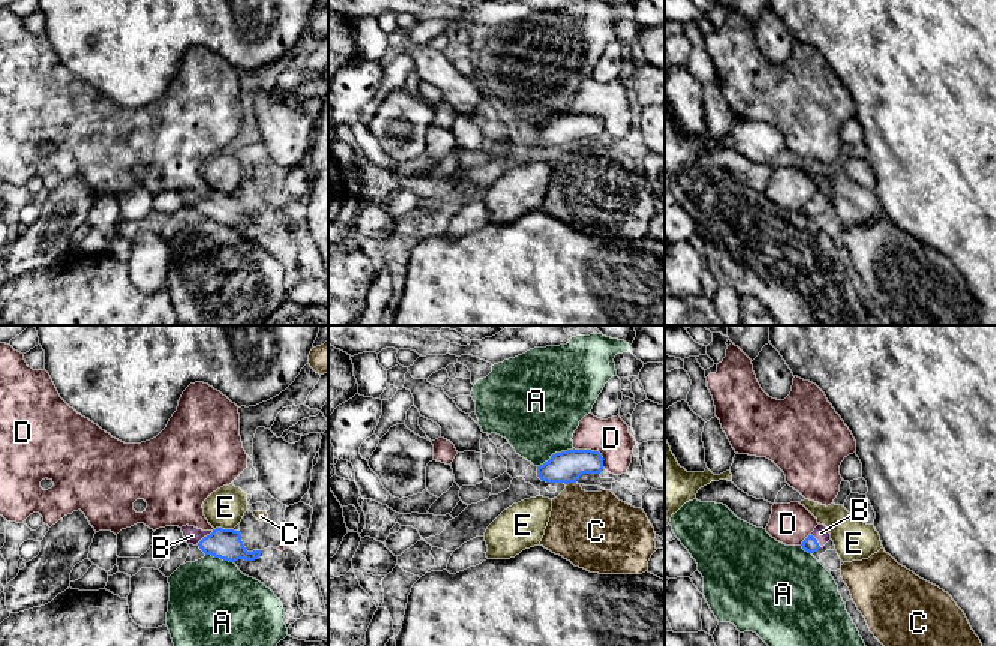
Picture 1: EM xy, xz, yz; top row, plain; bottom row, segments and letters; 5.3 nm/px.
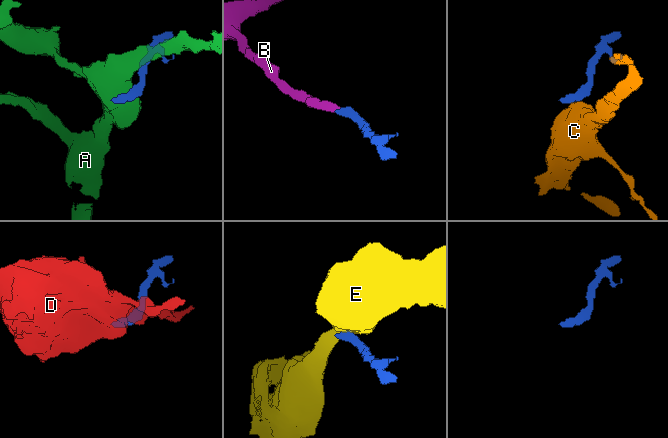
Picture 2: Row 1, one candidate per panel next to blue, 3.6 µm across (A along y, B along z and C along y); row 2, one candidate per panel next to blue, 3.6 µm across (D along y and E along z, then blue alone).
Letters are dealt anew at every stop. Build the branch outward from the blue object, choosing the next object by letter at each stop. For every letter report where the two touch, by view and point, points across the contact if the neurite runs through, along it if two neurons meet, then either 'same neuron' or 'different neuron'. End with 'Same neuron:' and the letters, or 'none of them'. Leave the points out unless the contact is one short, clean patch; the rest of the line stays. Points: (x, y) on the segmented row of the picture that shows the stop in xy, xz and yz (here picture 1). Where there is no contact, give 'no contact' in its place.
A: contact xz (555, 453); different neuron
B: contact xy (204, 537); way xy (227, 544), (212, 543), (204, 537), (192, 535); same neuron
C: contact xz (570, 481); border xz (575, 481), (566, 484); different neuron
D: contact xz (593, 451); different neuron
E: contact xy (224, 529); different neuron
Same neuron: B

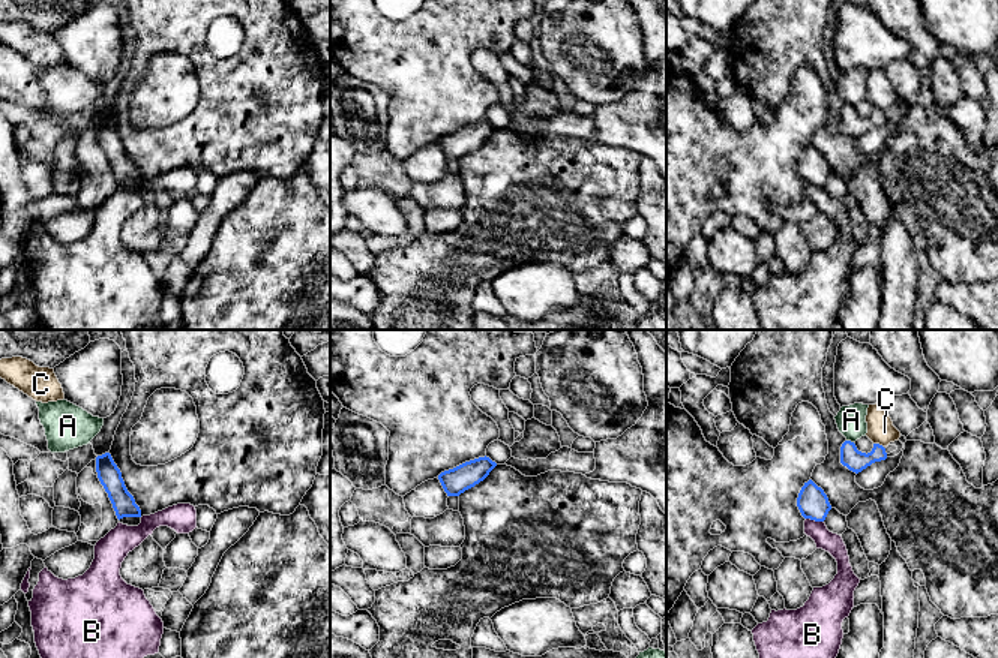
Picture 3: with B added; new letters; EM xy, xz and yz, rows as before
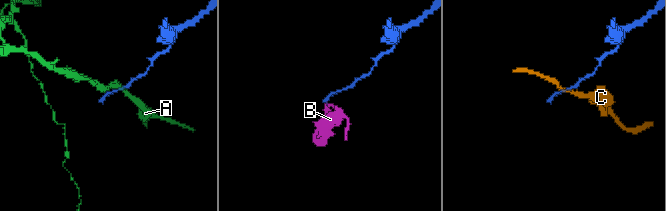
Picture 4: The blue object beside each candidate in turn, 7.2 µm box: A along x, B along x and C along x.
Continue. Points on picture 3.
A: contact yz (850, 441); border yz (847, 439), (853, 442); different neuron
B: contact yz (815, 520); border yz (806, 517), (823, 522); different neuron
C: contact yz (878, 444); border yz (874, 442), (883, 447); different neuron
Same neuron: none of them

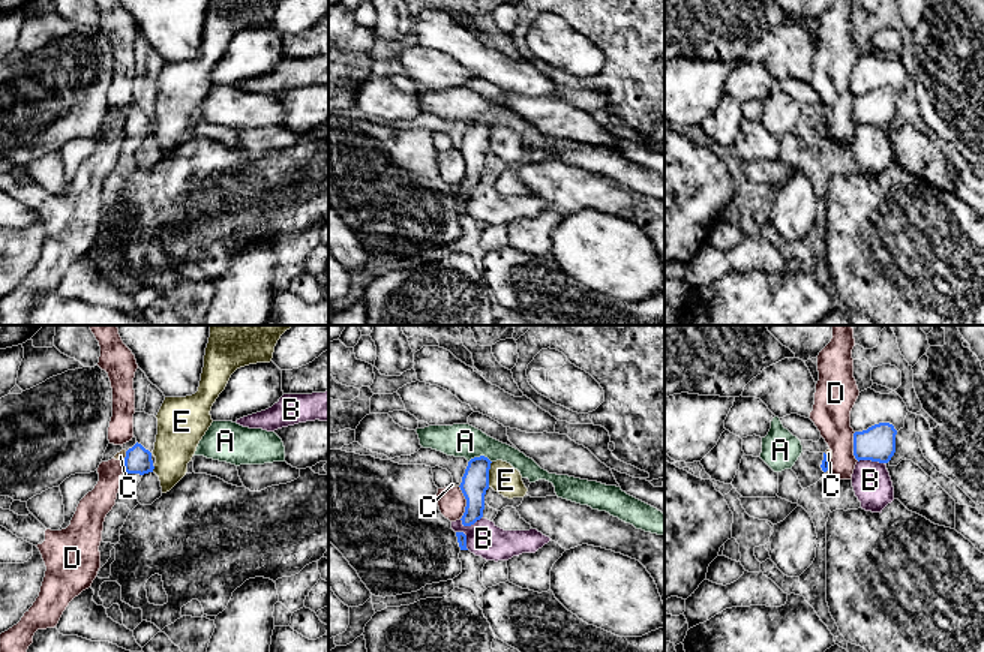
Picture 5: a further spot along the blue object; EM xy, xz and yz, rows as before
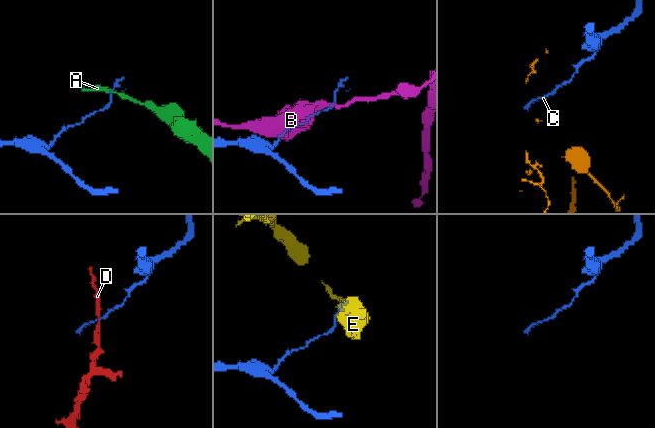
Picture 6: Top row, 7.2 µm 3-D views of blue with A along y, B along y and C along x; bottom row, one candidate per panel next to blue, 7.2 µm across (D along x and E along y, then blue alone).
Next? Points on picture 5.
A: contact xz (480, 456); border xz (491, 460), (483, 456), (474, 456), (468, 462); different neuron
B: contact yz (872, 460); border yz (858, 460), (878, 460), (884, 463); different neuron
C: contact xy (126, 456); different neuron
D: contact xz (467, 502); border xz (459, 486), (465, 499), (465, 511), (461, 519); different neuron
E: contact xz (488, 474); border xz (492, 462), (488, 486); different neuron
Same neuron: none of them

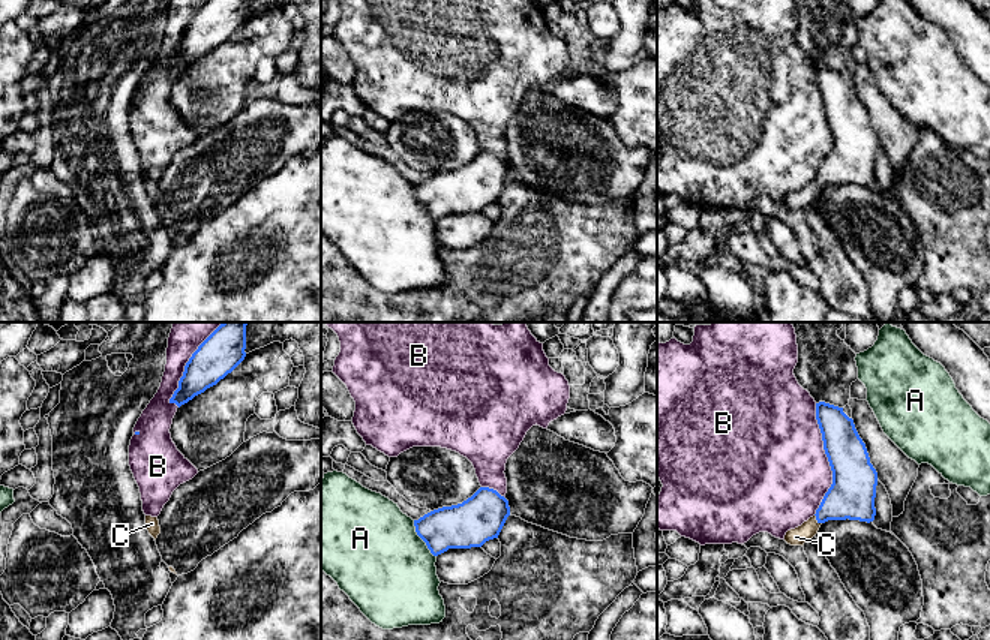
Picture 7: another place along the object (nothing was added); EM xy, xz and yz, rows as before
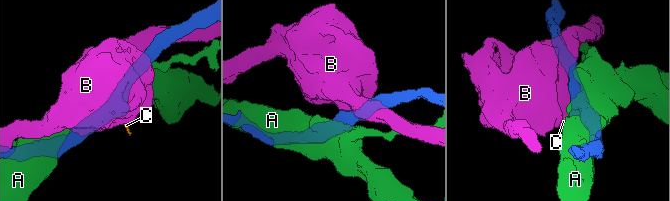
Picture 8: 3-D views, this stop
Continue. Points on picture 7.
A: contact xz (420, 537); different neuron
B: contact yz (828, 459); different neuron
C: contact yz (816, 519); same neuron
Same neuron: C

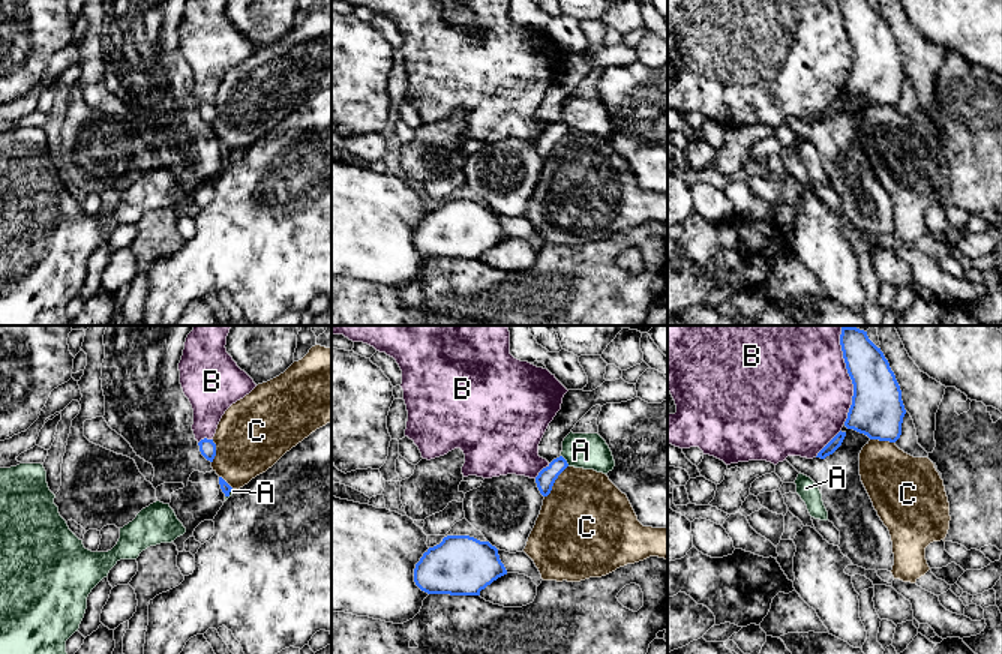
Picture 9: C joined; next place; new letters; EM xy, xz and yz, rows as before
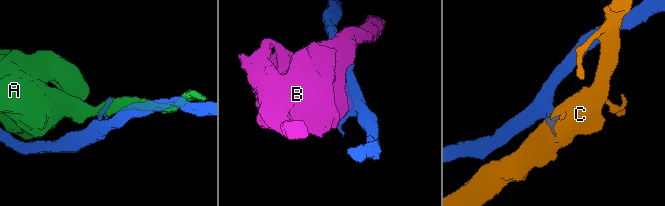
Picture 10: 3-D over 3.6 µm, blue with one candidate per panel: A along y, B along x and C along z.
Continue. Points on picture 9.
A: contact xz (566, 461); border xz (561, 455), (569, 465); different neuron
B: contact yz (849, 375); different neuron
C: contact xz (554, 482); different neuron
Same neuron: none of them

